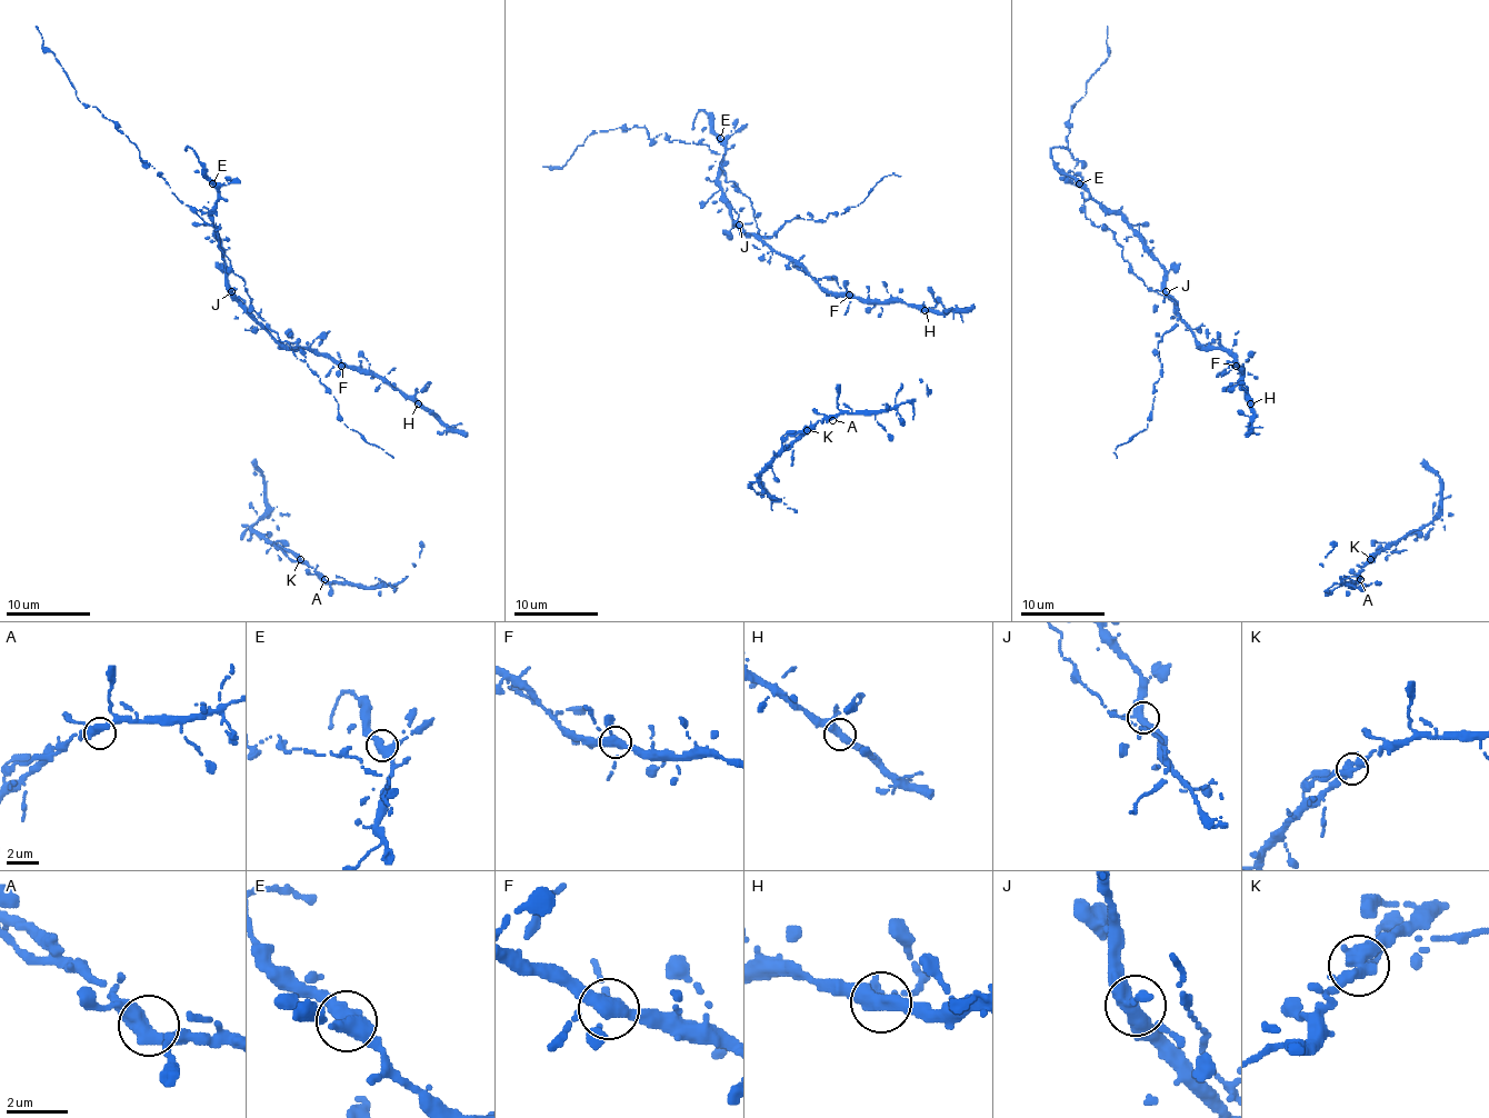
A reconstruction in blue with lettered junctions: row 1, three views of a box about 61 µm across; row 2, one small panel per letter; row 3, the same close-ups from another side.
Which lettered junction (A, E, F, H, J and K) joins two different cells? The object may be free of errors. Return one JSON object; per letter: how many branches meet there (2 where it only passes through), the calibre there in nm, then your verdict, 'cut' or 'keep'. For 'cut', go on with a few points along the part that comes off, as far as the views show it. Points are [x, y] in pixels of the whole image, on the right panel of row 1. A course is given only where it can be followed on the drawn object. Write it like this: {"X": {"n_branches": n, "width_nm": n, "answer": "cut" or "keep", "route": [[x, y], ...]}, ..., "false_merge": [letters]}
{"A": {"n_branches": 3, "width_nm": 400, "answer": "keep"}, "E": {"n_branches": 3, "width_nm": 360, "answer": "keep"}, "F": {"n_branches": 4, "width_nm": 360, "answer": "keep"}, "H": {"n_branches": 3, "width_nm": 360, "answer": "keep"}, "J": {"n_branches": 4, "width_nm": 360, "answer": "keep"}, "K": {"n_branches": 4, "width_nm": 400, "answer": "cut", "route": [[1371, 560], [1426, 526], [1438, 511], [1440, 479], [1419, 462]]}, "false_merge": ["K"]}

